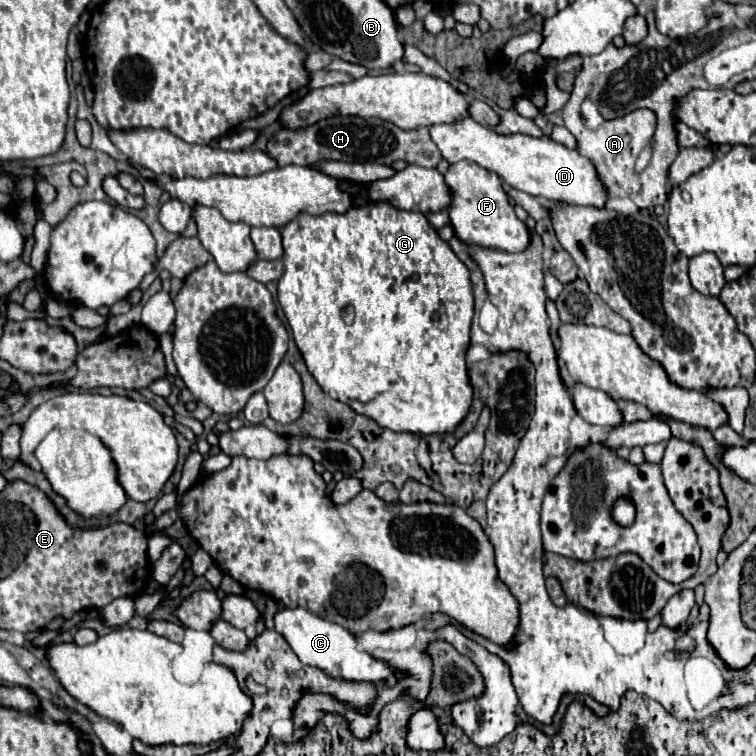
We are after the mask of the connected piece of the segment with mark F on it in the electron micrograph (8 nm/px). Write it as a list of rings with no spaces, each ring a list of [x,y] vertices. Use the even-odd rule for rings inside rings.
[[[462,160],[452,164],[444,178],[452,192],[452,204],[448,208],[450,220],[456,236],[462,242],[478,244],[484,248],[496,248],[504,252],[520,252],[528,246],[530,232],[526,224],[516,218],[498,174],[492,174],[482,166],[476,166],[476,162]]]

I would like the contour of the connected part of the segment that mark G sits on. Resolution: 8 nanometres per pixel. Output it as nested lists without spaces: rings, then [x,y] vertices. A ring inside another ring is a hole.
[[[366,202],[364,206],[352,206],[344,214],[326,212],[320,216],[298,214],[282,228],[282,246],[284,246],[284,274],[278,280],[278,302],[286,314],[286,320],[292,328],[294,340],[298,350],[304,356],[304,362],[322,390],[352,406],[358,414],[364,414],[376,420],[378,426],[394,430],[394,432],[420,432],[420,434],[444,434],[452,432],[468,414],[472,404],[472,386],[468,382],[468,368],[466,368],[466,350],[470,346],[470,322],[474,316],[474,297],[470,272],[452,252],[450,244],[444,242],[434,226],[422,212],[406,212],[390,202]],[[350,304],[356,310],[356,318],[352,324],[344,324],[340,318],[340,310]]]

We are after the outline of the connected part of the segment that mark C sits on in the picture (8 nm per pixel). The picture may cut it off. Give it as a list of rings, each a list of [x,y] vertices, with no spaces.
[[[304,608],[278,610],[274,614],[274,630],[284,636],[284,640],[290,644],[290,648],[296,652],[296,656],[304,664],[316,666],[332,678],[344,678],[344,680],[356,680],[356,682],[370,680],[374,684],[384,680],[388,686],[392,686],[392,682],[396,682],[396,676],[390,672],[390,668],[382,660],[376,660],[370,654],[356,650],[354,636],[348,630],[344,630],[342,626],[328,622]]]

